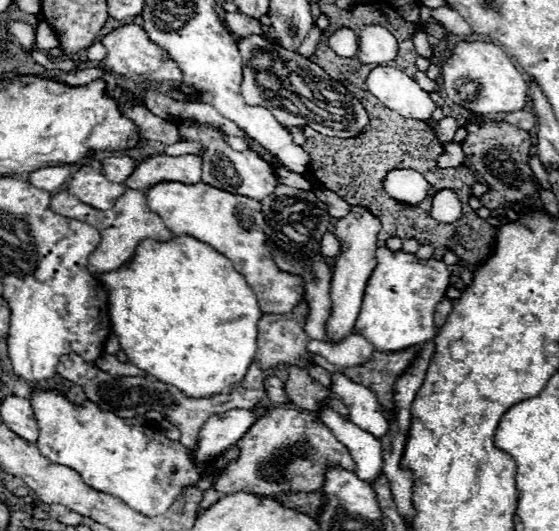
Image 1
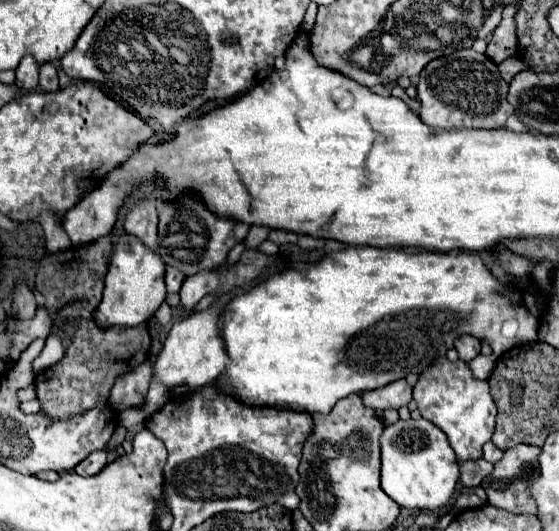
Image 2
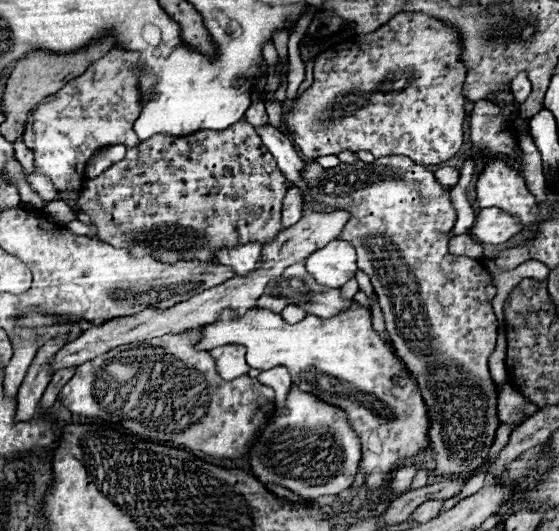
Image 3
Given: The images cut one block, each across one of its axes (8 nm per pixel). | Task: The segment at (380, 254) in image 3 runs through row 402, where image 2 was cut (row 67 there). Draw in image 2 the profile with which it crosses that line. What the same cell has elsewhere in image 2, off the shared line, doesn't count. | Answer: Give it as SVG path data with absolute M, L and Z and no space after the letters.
M472 48L432 60L418 78L418 98L422 100L420 118L430 128L440 130L504 128L508 116L512 116L506 94L508 84L500 78L498 66L486 54L478 54Z

